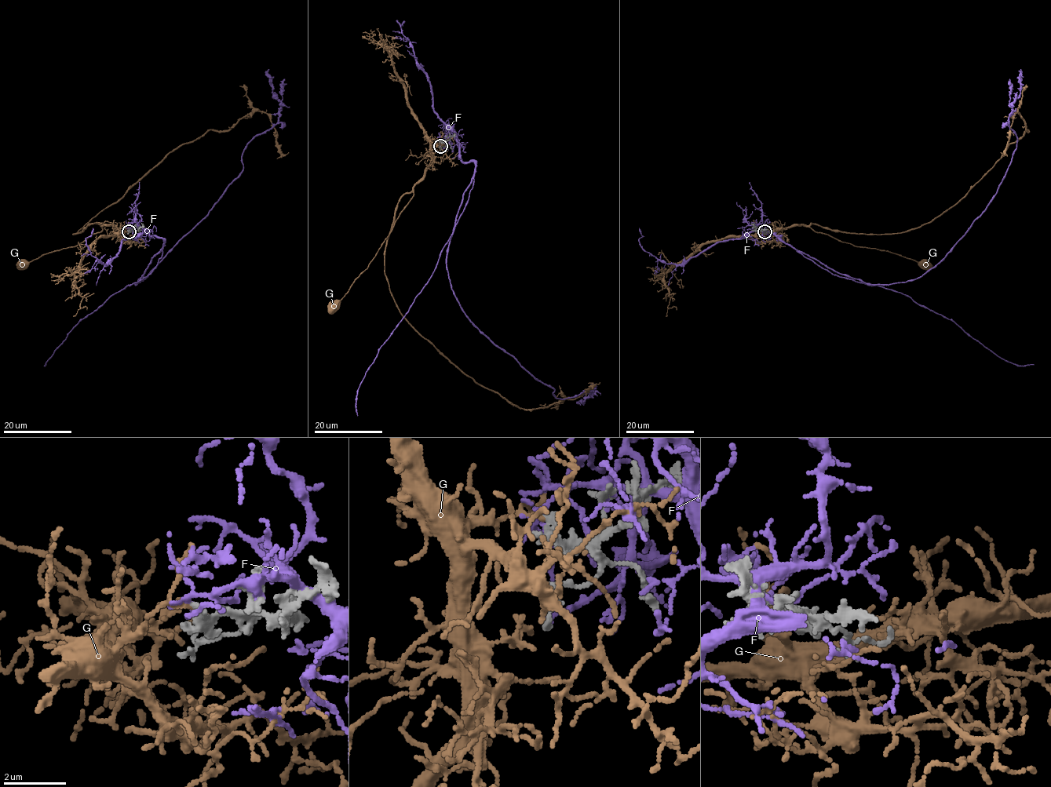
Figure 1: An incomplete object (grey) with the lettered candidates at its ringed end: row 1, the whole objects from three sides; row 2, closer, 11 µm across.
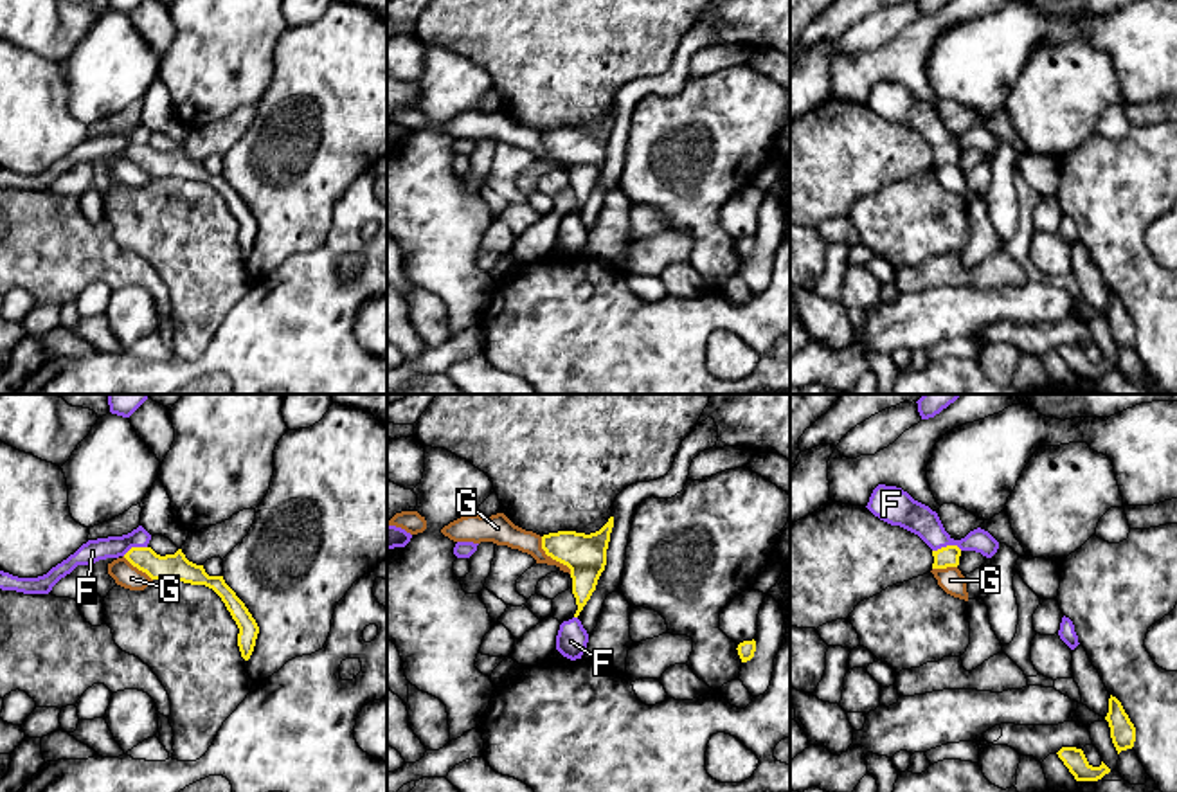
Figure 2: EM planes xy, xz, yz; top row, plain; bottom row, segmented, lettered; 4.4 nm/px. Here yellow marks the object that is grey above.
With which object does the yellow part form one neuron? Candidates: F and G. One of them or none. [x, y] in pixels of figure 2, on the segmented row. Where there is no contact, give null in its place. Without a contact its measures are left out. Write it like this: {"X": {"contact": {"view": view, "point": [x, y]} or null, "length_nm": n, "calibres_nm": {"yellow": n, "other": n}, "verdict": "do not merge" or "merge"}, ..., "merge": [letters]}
{"F": {"contact": {"view": "yz", "point": [947, 546]}, "length_nm": 140, "calibres_nm": {"yellow": 100, "other": 140}, "verdict": "do not merge"}, "G": {"contact": {"view": "xz", "point": [551, 557]}, "length_nm": 220, "calibres_nm": {"yellow": 190, "other": 120}, "verdict": "do not merge"}, "merge": []}

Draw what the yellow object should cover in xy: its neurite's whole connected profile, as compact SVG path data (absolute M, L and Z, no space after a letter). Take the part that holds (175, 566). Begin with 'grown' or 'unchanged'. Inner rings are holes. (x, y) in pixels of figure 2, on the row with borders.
unchanged | M131 547L124 554L124 558L133 567L146 572L151 580L176 580L212 589L221 598L221 601L225 603L227 610L230 612L232 619L239 628L238 646L241 657L245 661L250 659L259 634L259 626L248 612L248 608L245 607L245 603L225 583L223 576L209 576L203 565L189 562L182 549L178 549L175 554L160 556L151 547Z

